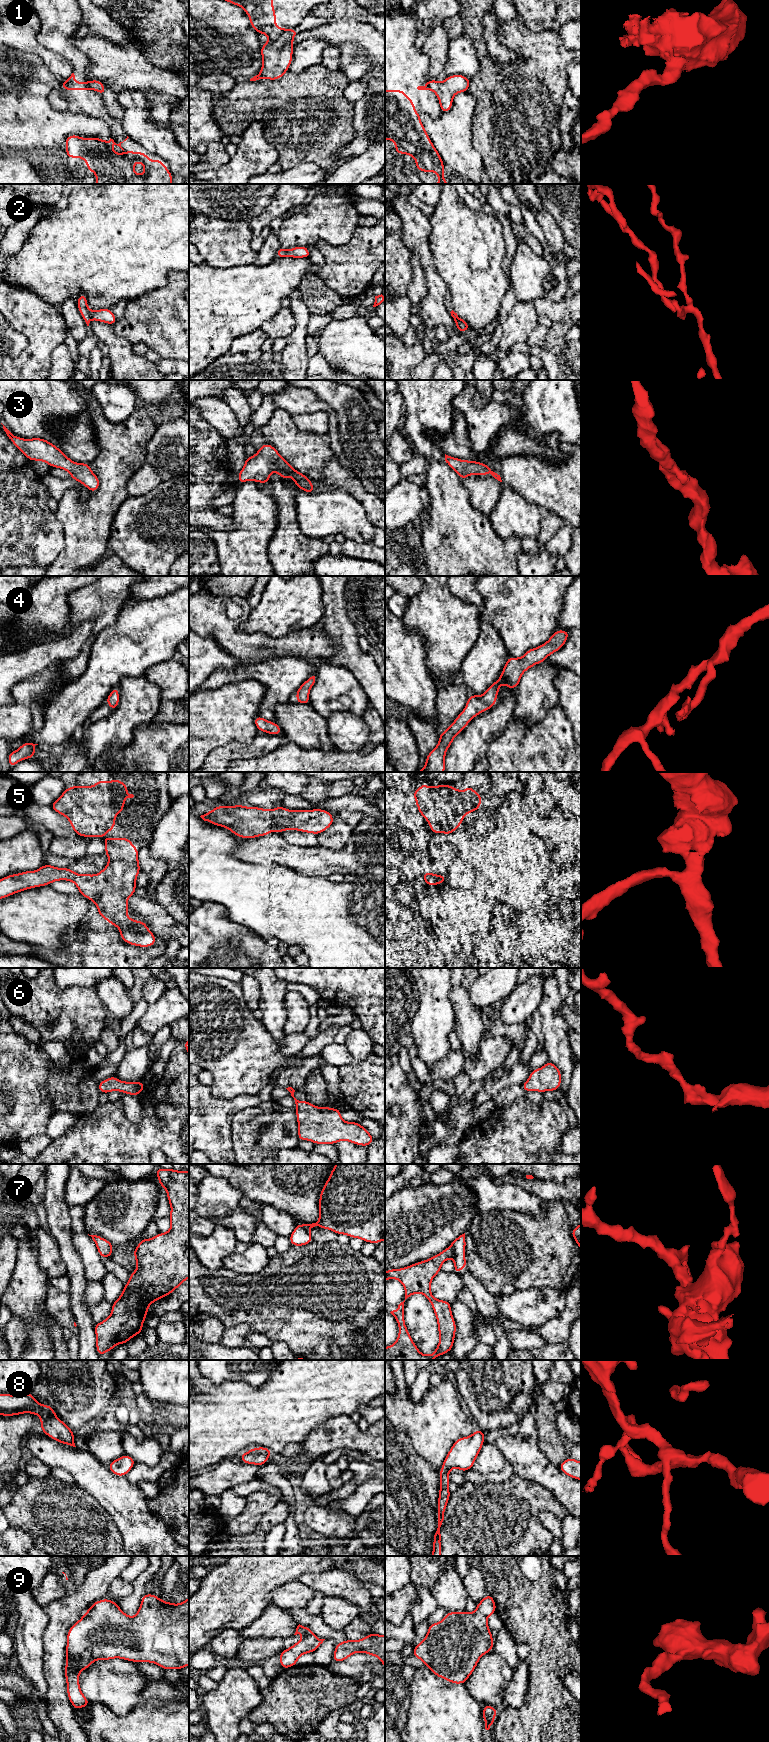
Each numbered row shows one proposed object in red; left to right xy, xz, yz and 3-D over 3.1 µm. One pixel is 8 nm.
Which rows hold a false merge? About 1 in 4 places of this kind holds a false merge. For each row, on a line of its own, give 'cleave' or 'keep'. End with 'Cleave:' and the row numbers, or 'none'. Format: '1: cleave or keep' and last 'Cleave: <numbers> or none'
1: cleave
2: cleave
3: keep
4: keep
5: keep
6: keep
7: cleave
8: keep
9: keep
Cleave: 1, 2, 7

